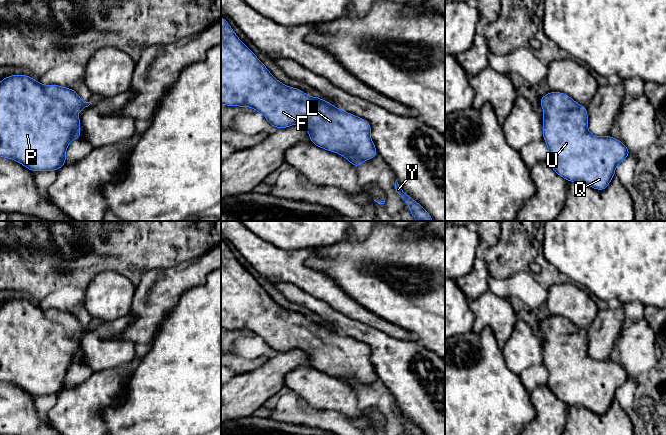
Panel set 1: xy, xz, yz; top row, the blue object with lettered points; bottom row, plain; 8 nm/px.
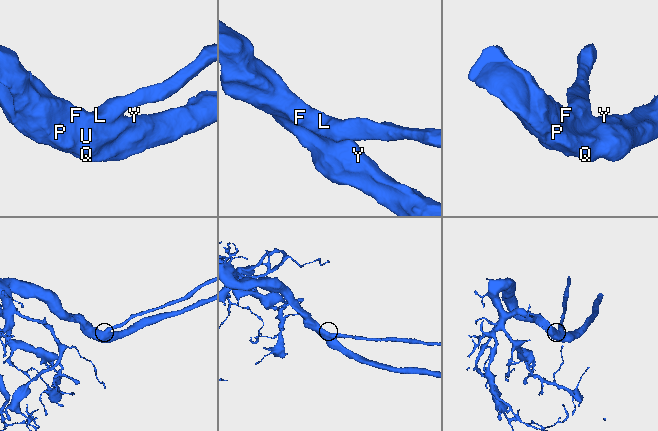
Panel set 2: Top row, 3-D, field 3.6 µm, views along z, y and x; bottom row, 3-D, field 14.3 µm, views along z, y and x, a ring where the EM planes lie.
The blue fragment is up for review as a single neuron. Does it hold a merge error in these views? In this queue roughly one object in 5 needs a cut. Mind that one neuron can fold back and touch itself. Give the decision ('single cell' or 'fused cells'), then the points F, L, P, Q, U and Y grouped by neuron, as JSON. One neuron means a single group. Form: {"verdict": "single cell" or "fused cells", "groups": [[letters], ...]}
{"verdict": "single cell", "groups": [["F", "L", "P", "Q", "U", "Y"]]}

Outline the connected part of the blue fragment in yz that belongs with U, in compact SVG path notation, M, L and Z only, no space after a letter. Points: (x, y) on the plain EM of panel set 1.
M550 315L539 321L543 332L543 363L548 370L547 386L556 398L568 406L584 407L605 414L615 400L616 390L631 378L627 370L611 359L594 360L588 355L586 330L579 329L562 316Z

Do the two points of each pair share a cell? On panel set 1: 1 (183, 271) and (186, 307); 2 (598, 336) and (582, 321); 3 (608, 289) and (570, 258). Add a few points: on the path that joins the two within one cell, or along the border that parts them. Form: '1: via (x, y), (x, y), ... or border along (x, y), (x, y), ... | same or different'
1: border along (206, 280), (187, 289), (170, 309) | different
2: border along (599, 309), (594, 320), (585, 329) | different
3: via (599, 280), (579, 260) | same

